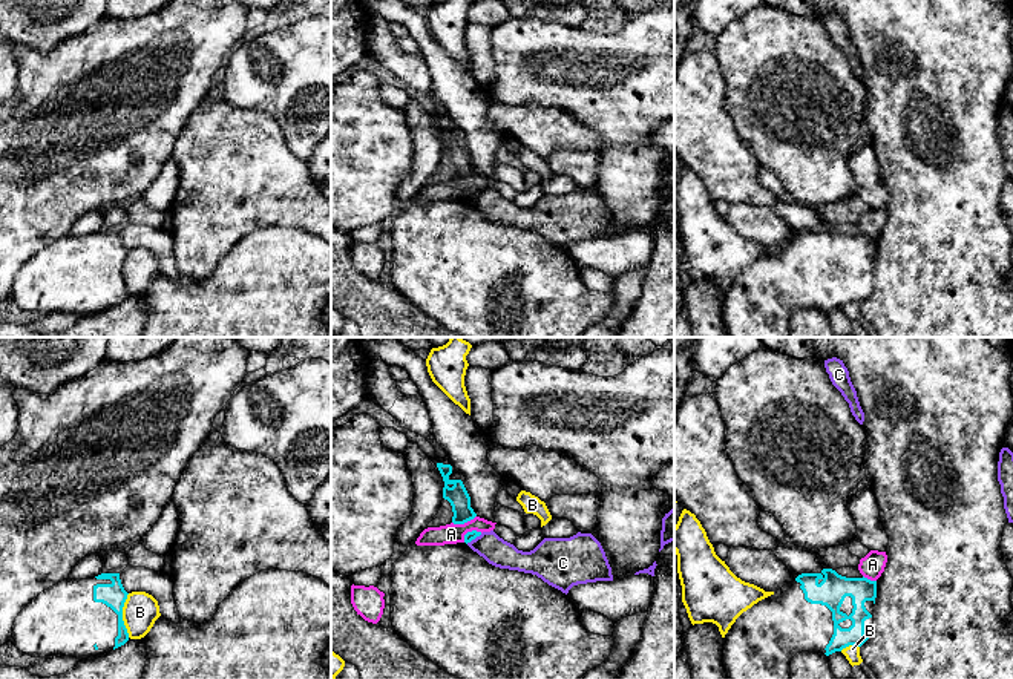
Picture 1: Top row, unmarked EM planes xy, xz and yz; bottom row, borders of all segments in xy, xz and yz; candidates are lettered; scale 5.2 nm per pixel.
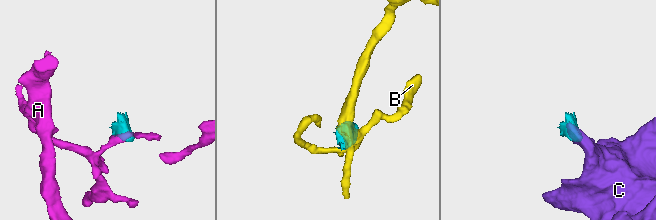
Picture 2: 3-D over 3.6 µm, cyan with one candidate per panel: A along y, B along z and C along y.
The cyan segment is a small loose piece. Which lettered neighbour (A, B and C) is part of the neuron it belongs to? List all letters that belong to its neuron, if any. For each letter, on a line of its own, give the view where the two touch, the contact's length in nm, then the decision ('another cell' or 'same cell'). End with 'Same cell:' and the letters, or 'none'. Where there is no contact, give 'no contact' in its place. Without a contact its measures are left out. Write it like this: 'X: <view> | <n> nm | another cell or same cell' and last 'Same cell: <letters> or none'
A: xz | 130 nm | another cell
B: xy | 240 nm | another cell
C: xz | 100 nm | another cell
Same cell: none

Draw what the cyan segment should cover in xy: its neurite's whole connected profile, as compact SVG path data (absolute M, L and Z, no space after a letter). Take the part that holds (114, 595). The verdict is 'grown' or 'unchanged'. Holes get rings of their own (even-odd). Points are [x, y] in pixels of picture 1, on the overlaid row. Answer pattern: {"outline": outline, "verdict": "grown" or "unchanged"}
{"outline": "M101 573L89 579L64 579L34 598L15 618L11 642L35 658L52 654L87 659L124 645L130 638L123 621L127 599L120 573Z", "verdict": "grown"}

